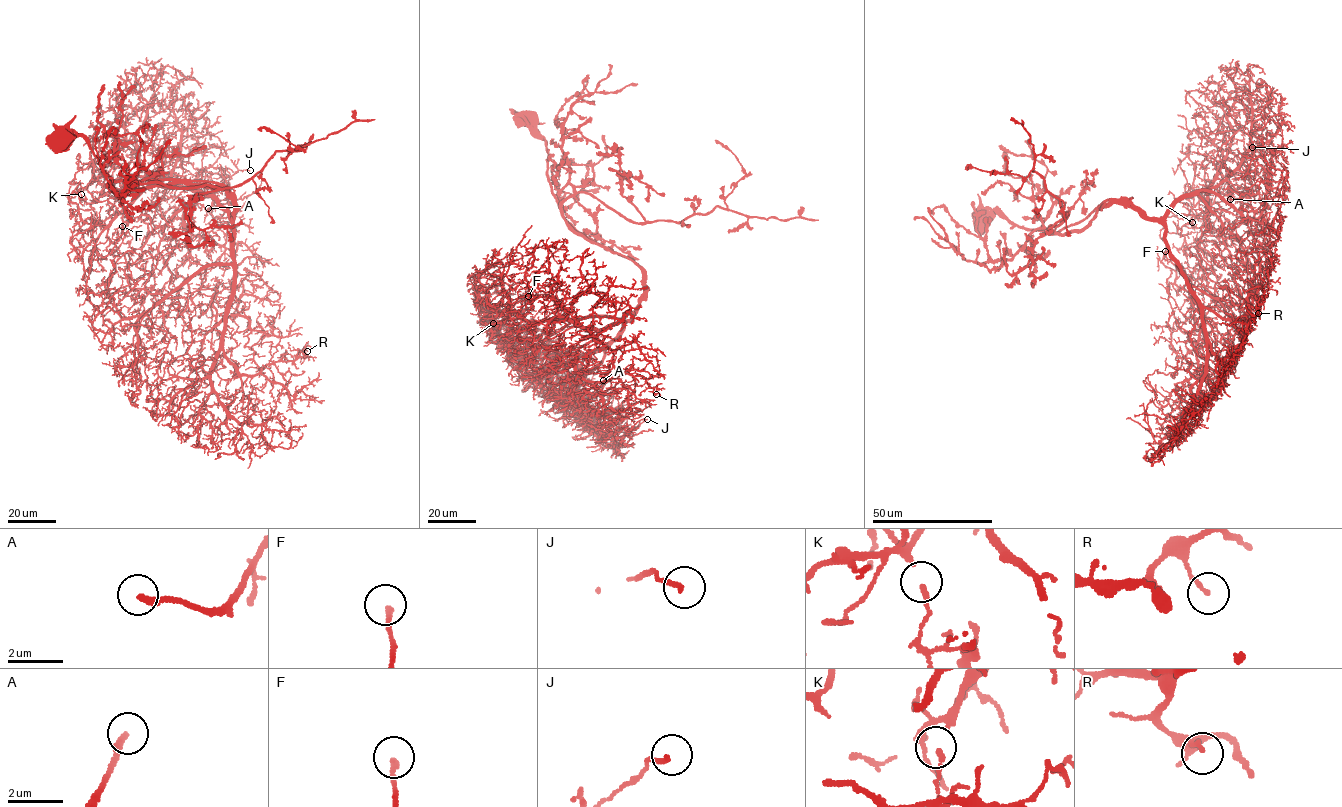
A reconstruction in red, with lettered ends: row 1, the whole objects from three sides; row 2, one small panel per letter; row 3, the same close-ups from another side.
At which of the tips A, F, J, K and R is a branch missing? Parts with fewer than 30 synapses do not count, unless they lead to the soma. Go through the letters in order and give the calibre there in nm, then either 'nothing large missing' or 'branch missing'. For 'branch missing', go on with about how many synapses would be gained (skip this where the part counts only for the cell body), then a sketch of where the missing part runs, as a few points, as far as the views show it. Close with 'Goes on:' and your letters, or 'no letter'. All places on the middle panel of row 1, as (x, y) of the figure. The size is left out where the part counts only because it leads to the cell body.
A: 200 nm | nothing large missing
F: 190 nm | nothing large missing
J: 150 nm | nothing large missing
K: 120 nm | nothing large missing
R: 140 nm | nothing large missing
Goes on: no letter

